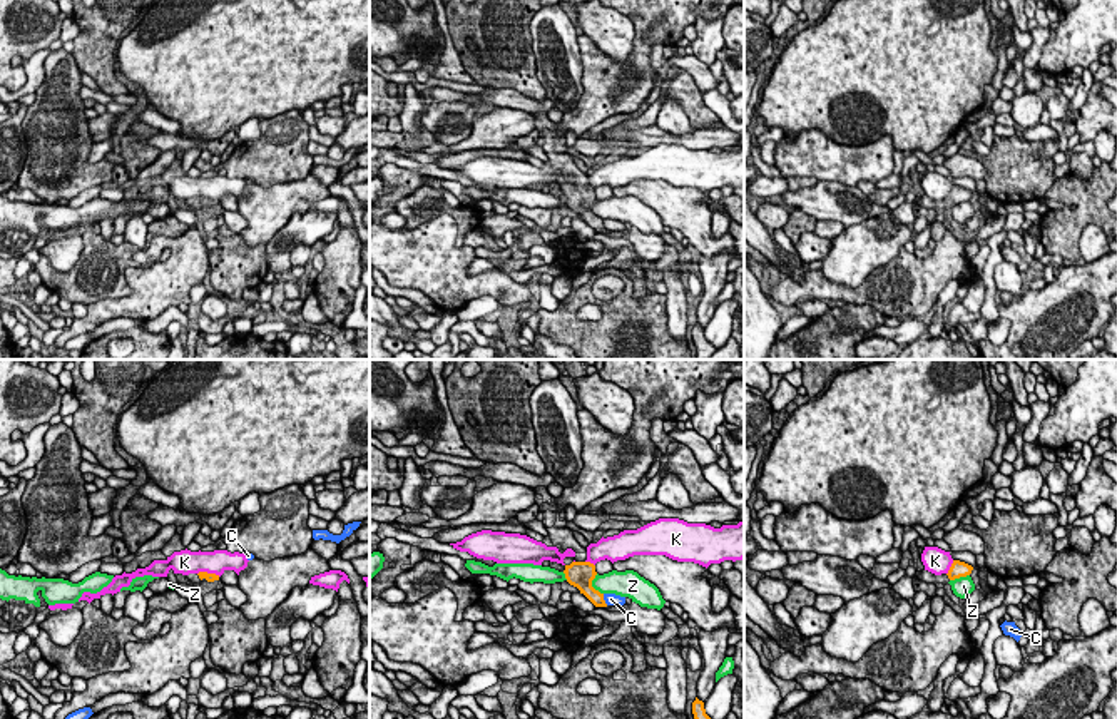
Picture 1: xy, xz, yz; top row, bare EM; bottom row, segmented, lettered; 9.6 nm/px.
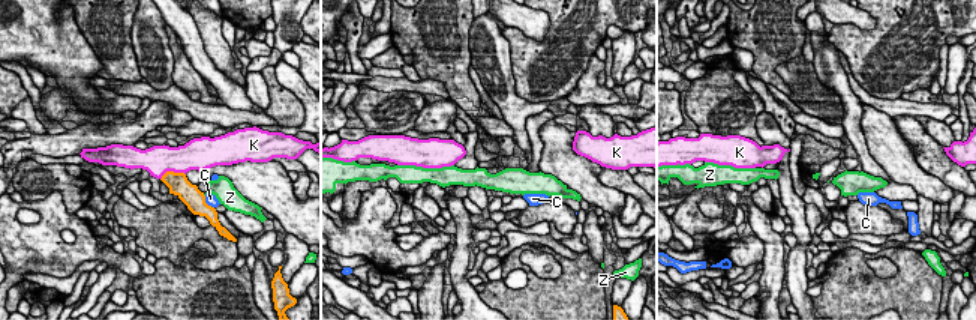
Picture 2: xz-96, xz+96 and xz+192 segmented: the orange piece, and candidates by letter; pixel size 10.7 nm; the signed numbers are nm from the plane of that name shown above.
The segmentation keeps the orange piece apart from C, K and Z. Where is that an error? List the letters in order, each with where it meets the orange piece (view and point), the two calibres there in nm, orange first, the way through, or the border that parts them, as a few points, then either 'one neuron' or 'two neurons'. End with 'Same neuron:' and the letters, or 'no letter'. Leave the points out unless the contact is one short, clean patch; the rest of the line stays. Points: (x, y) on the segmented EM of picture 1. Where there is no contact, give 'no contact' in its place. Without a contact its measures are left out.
C: meets orange in xz at (602, 599); 160 nm thick on the orange side, 130 nm on the other; two neurons
K: meets orange in yz at (950, 567); 160 nm thick on the orange side, 240 nm on the other; two neurons
Z: meets orange in xz at (591, 586); 260 nm thick on the orange side, 220 nm on the other; two neurons
Same neuron: no letter

